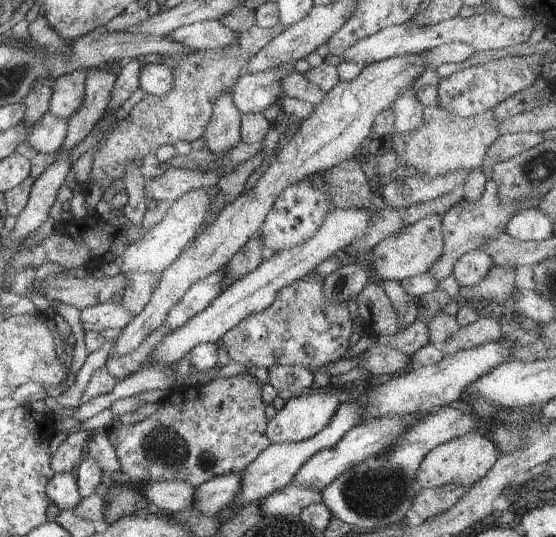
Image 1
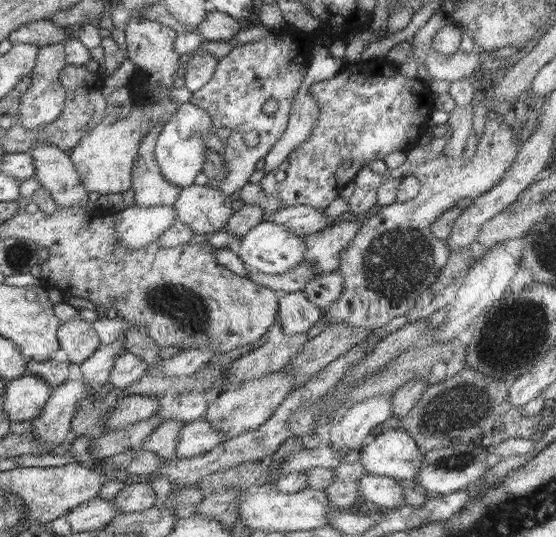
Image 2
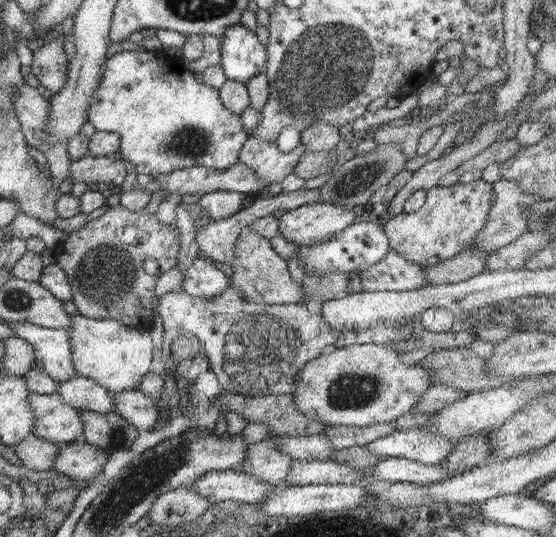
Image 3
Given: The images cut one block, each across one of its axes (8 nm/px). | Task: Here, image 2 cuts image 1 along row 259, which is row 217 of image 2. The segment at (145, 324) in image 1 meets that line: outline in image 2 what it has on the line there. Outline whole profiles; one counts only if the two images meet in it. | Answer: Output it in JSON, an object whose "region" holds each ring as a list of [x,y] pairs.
{"region":[[[190,185],[181,188],[178,200],[173,204],[176,211],[176,220],[190,225],[195,234],[210,234],[210,232],[224,231],[228,218],[236,210],[232,208],[232,198],[224,194],[220,189],[208,187],[208,185]]]}

